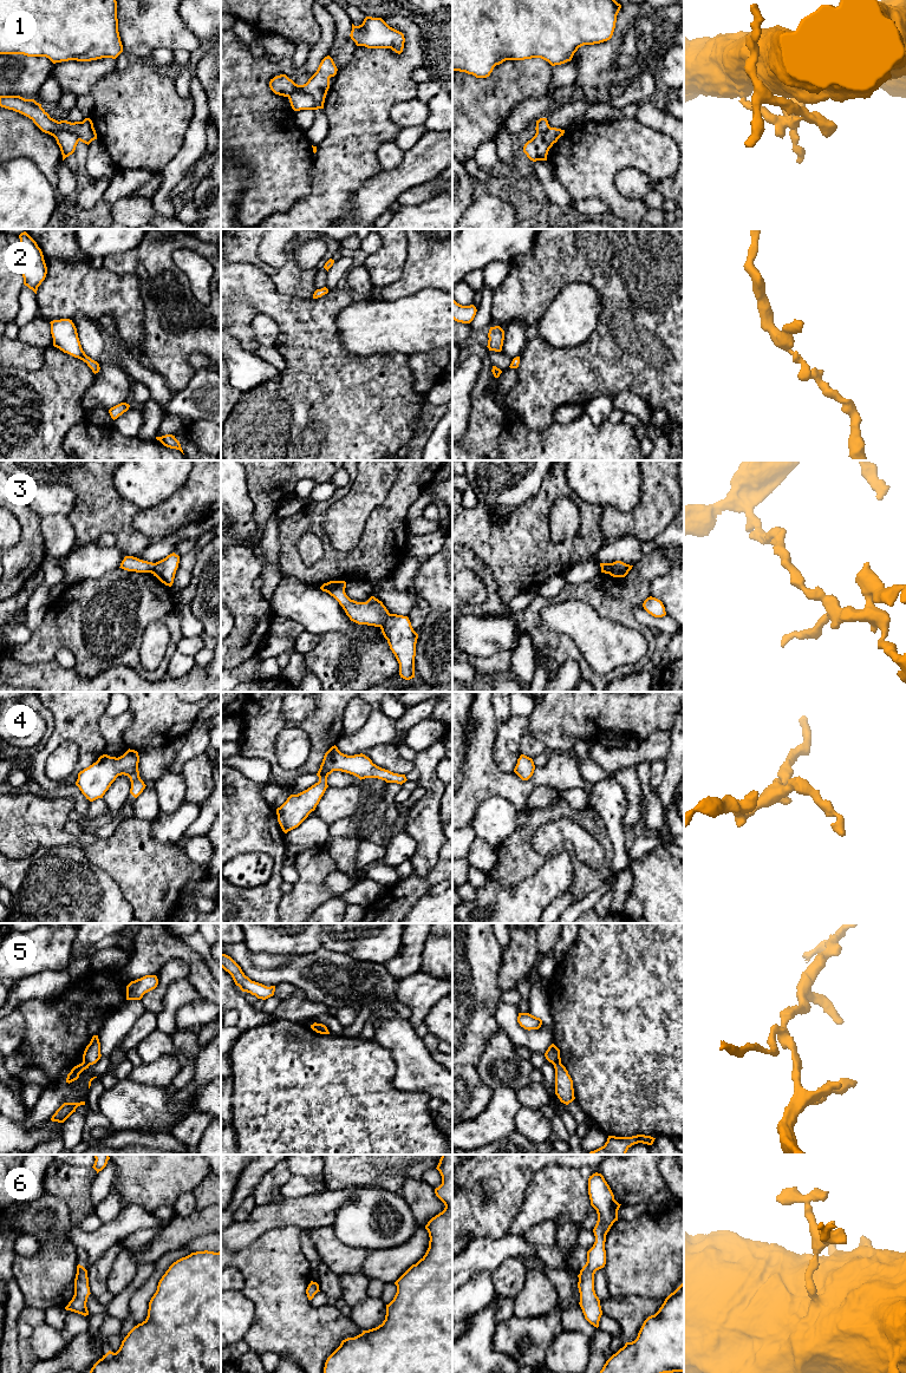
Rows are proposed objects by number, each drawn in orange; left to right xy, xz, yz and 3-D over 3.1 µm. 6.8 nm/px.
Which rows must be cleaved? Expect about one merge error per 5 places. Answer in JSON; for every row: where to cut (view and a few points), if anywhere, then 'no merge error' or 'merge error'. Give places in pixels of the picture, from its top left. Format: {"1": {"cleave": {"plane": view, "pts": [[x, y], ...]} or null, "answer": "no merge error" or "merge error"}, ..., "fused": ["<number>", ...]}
{"1": {"cleave": {"plane": "xz", "pts": [[295, 84], [312, 97], [314, 109]]}, "answer": "merge error"}, "2": {"cleave": null, "answer": "no merge error"}, "3": {"cleave": {"plane": "xz", "pts": [[390, 614], [379, 626]]}, "answer": "merge error"}, "4": {"cleave": null, "answer": "no merge error"}, "5": {"cleave": {"plane": "yz", "pts": [[560, 1061], [553, 1064]]}, "answer": "merge error"}, "6": {"cleave": null, "answer": "no merge error"}, "fused": ["1", "3", "5"]}

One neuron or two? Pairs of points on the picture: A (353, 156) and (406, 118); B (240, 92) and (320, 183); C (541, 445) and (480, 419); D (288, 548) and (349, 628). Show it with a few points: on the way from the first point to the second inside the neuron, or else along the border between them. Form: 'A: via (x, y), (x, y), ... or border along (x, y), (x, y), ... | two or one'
A: border along (411, 100), (397, 103), (390, 111), (399, 128) | two
B: border along (314, 154), (311, 190), (301, 198) | two
C: border along (507, 424), (501, 432), (499, 448) | two
D: border along (293, 577), (297, 577), (306, 586), (319, 588) | two

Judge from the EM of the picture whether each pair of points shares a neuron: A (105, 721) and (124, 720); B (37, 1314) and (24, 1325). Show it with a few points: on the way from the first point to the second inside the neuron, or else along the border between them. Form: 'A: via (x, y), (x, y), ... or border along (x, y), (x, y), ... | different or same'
A: via (110, 721), (119, 721) | same
B: via (33, 1316), (27, 1321) | same

